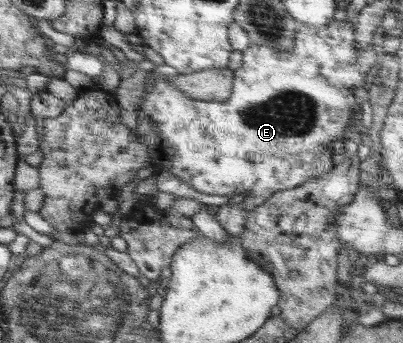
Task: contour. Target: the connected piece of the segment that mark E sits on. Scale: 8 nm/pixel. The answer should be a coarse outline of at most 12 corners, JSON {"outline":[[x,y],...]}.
{"outline":[[355,21],[251,44],[232,96],[147,72],[155,174],[248,212],[325,176],[378,66]]}

